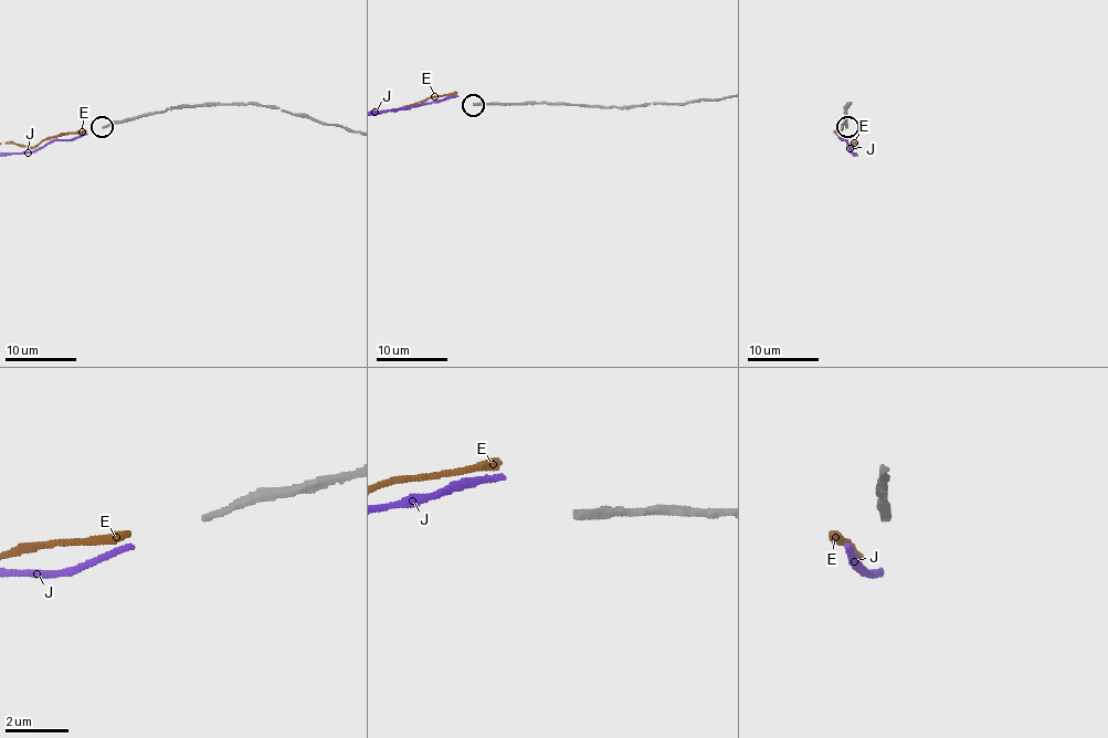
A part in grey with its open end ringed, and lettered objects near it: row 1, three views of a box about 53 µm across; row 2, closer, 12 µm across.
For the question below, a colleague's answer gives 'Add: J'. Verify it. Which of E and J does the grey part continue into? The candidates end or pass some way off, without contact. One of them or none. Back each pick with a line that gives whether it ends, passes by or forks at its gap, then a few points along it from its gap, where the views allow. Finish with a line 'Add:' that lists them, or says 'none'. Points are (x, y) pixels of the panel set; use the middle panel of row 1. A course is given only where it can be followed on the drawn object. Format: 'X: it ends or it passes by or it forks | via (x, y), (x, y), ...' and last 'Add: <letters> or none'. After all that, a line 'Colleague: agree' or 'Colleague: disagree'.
Add: none
Colleague: disagree

